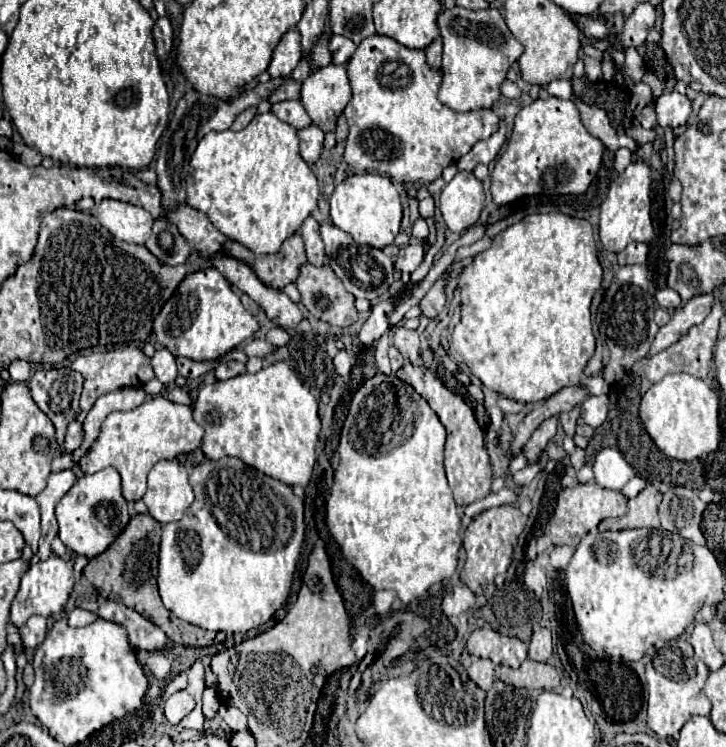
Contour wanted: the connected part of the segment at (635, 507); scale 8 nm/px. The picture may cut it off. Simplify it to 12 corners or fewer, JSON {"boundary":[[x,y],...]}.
{"boundary":[[647,484],[621,518],[599,530],[659,528],[661,492]]}

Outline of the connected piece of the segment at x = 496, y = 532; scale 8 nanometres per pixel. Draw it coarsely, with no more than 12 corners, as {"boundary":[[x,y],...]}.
{"boundary":[[489,508],[467,526],[461,580],[483,594],[507,572],[515,508]]}

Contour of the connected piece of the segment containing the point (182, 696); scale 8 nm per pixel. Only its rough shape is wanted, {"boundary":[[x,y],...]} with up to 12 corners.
{"boundary":[[175,692],[165,702],[165,718],[179,724],[195,708],[193,696]]}

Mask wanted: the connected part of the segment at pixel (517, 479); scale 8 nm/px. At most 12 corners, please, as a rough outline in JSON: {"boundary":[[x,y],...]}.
{"boundary":[[539,457],[535,463],[516,472],[514,482],[529,484],[540,472]]}

